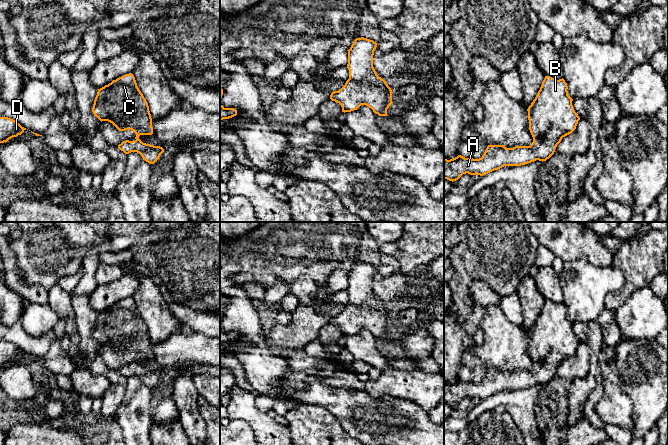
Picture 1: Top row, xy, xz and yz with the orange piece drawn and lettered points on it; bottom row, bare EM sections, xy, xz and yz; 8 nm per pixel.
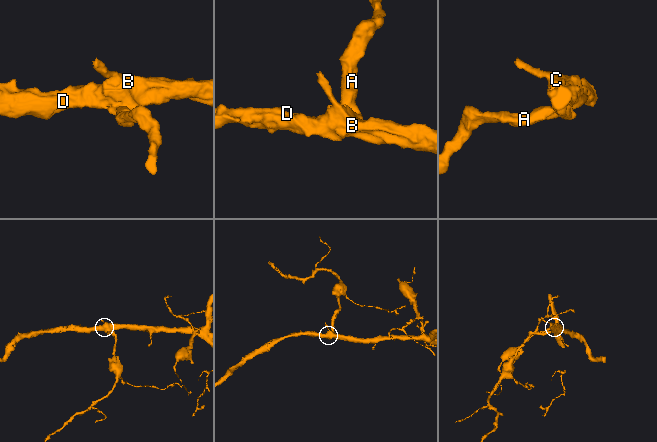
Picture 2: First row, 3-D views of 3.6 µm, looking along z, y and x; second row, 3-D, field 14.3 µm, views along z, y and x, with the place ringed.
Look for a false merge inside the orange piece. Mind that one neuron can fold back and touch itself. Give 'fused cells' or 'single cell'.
single cell

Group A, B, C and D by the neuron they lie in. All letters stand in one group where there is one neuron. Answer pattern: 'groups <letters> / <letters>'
groups A B C D

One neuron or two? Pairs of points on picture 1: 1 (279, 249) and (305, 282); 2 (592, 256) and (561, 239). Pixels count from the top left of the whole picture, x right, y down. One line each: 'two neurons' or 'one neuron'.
1: two neurons
2: one neuron

